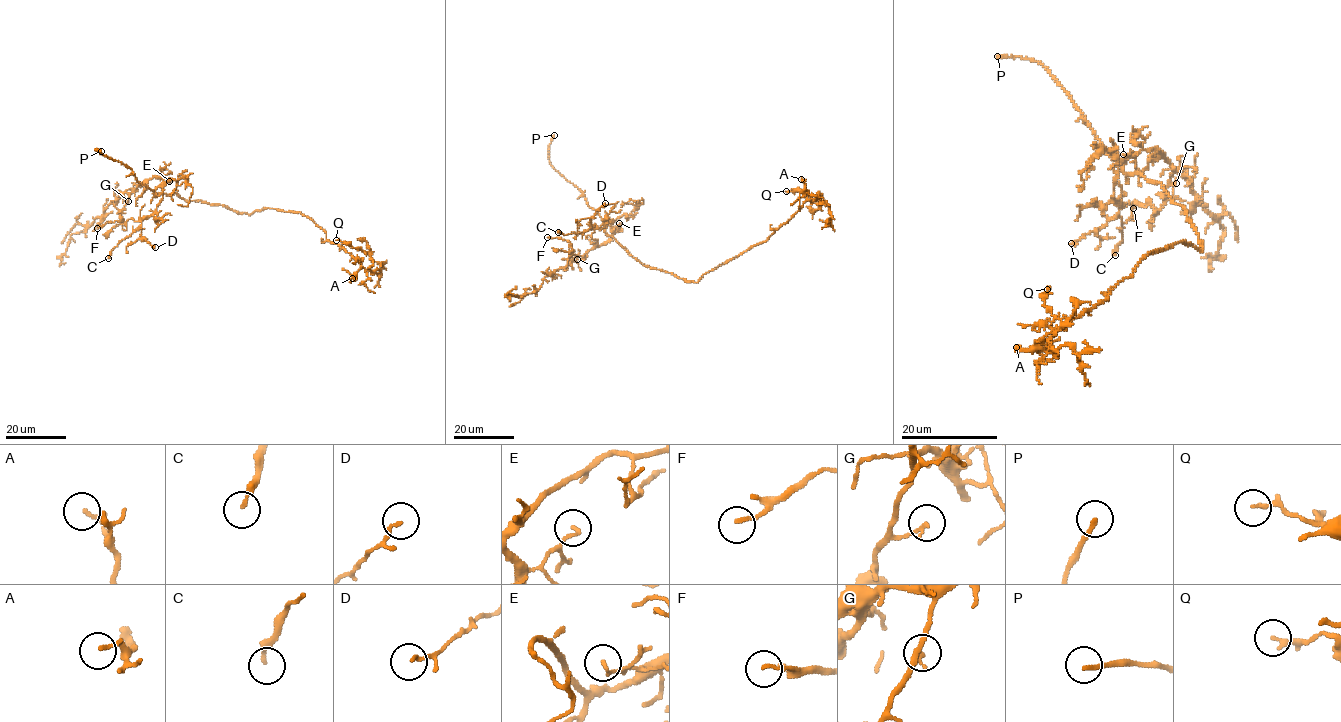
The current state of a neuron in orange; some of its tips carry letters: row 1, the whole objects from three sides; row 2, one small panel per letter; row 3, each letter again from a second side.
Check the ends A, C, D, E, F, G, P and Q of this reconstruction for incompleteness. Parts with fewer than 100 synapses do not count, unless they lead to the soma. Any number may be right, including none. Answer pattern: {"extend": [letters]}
{"extend": ["P"]}

